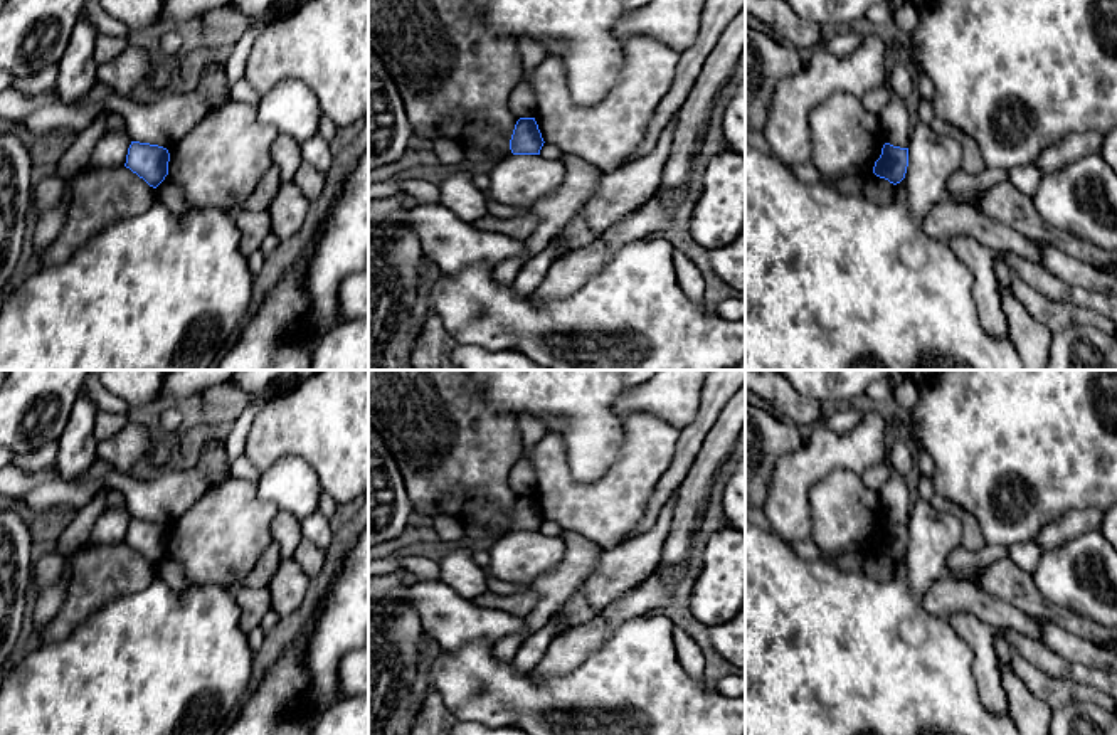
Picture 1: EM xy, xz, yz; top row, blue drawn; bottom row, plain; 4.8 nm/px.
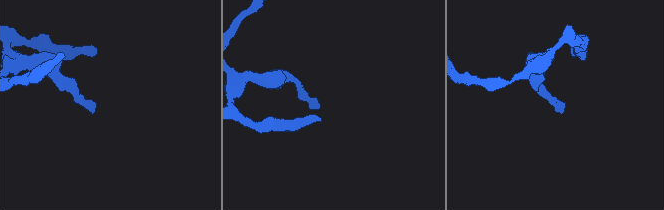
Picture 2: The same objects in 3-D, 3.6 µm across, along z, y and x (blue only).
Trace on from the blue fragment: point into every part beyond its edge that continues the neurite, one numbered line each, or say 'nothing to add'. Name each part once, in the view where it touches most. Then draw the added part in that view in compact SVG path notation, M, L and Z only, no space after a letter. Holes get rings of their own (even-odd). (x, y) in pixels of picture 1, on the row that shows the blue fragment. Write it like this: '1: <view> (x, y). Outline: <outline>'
nothing to add

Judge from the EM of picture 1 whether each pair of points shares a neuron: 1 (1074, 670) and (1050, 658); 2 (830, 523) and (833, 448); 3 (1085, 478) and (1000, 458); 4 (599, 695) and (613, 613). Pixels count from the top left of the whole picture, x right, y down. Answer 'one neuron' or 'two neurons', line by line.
1: one neuron
2: two neurons
3: one neuron
4: two neurons

